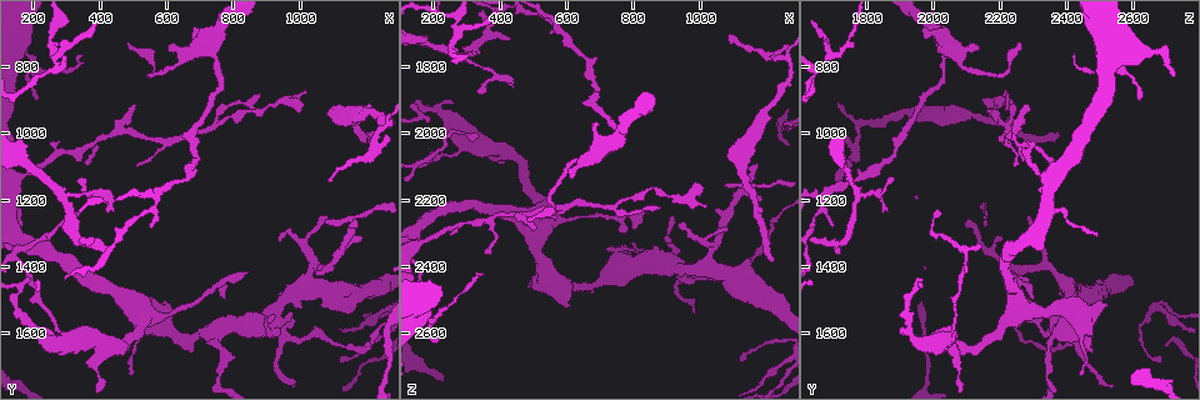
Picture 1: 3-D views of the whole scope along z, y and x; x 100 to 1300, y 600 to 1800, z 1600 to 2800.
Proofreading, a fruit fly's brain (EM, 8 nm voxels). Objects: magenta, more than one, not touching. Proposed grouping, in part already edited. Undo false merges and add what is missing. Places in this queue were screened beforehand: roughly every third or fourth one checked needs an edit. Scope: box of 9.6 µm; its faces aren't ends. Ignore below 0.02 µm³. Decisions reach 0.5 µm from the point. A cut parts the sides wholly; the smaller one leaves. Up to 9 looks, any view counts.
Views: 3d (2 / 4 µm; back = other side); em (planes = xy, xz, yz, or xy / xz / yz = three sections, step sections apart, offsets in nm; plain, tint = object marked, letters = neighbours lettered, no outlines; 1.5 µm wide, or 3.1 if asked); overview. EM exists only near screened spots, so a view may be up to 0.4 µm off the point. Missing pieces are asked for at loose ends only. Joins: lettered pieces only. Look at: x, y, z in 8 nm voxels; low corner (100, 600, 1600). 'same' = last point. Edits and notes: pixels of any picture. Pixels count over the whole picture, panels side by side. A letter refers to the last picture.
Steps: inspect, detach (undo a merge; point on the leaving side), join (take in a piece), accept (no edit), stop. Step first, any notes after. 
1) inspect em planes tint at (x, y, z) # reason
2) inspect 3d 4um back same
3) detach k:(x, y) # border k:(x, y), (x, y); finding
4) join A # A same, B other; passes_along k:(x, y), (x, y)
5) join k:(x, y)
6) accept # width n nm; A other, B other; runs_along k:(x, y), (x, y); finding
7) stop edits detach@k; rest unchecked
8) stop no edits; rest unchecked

inspect 3d 2um at (680, 710, 1970) # free end

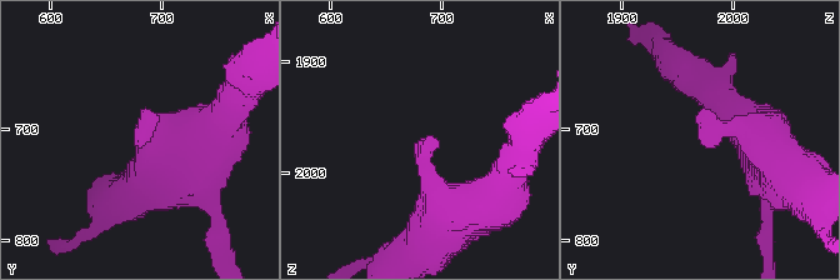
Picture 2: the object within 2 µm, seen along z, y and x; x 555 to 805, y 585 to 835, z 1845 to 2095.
inspect em planes tint at (680, 716, 1974)

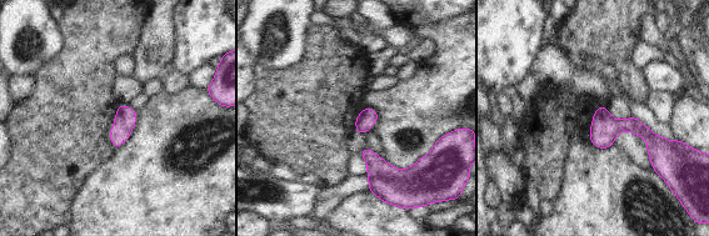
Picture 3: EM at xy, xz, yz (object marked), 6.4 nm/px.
inspect em planes letters same # what lies round it

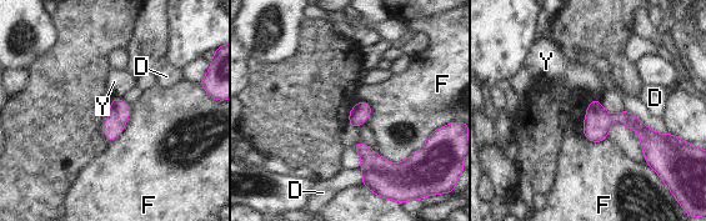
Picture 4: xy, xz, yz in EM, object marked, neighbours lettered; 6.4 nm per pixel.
accept # width 130 nm; D other, F other, Y other; border 4:(425, 141), (399, 162), (377, 154); no lettered piece goes on from it

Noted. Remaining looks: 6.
inspect em yz step 4 tint at (500, 910, 2280)

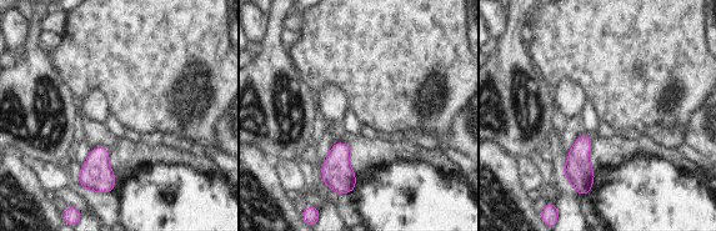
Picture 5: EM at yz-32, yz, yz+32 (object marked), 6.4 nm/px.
inspect em planes letters same # cut it another way

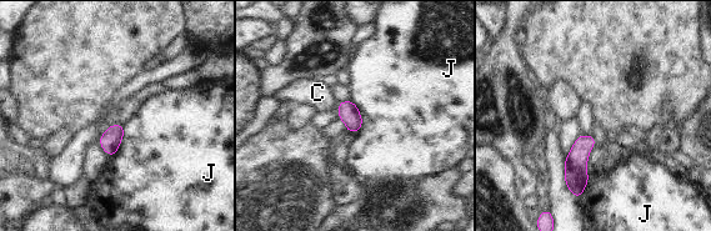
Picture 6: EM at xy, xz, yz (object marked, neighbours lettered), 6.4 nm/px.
accept # longest_contact J 220 nm; C other, J other; border 6:(124, 126), (124, 136), (113, 157); none of them fits

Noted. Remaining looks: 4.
inspect em xz step 8 letters at (1090, 1260, 2280) # branch stops here

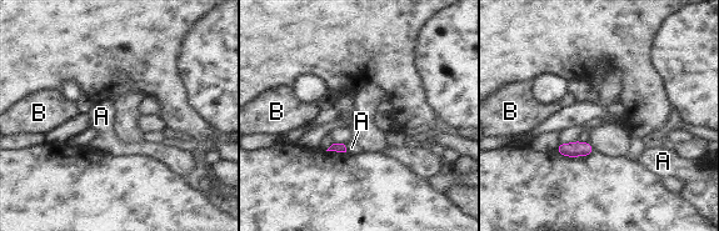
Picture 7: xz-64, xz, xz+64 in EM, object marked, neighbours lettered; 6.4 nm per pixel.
inspect em planes letters same

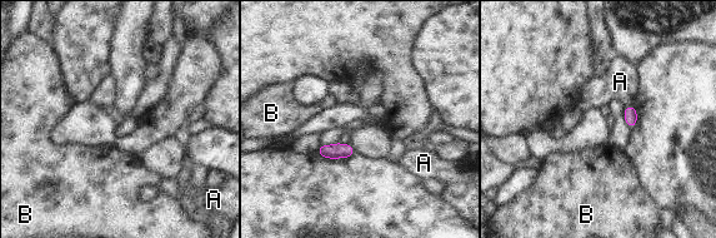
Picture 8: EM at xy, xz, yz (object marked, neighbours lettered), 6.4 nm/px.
accept # A other, B other; border 8:(632, 104), (625, 107); none of them fits

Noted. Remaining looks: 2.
inspect em planes letters at (1220, 990, 2380) # thin end

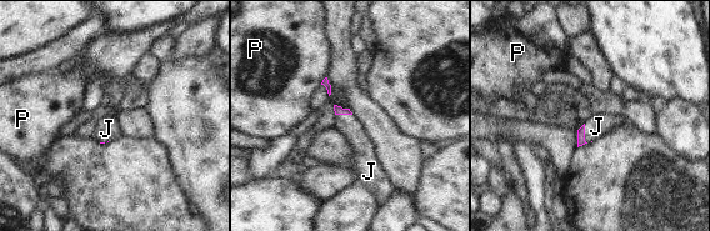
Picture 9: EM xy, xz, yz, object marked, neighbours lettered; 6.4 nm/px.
join J # J same, P other; passes_along 9:(581, 141), (584, 134), (596, 126); it goes on there

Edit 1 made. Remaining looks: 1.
stop edits join@9; rest unchecked

